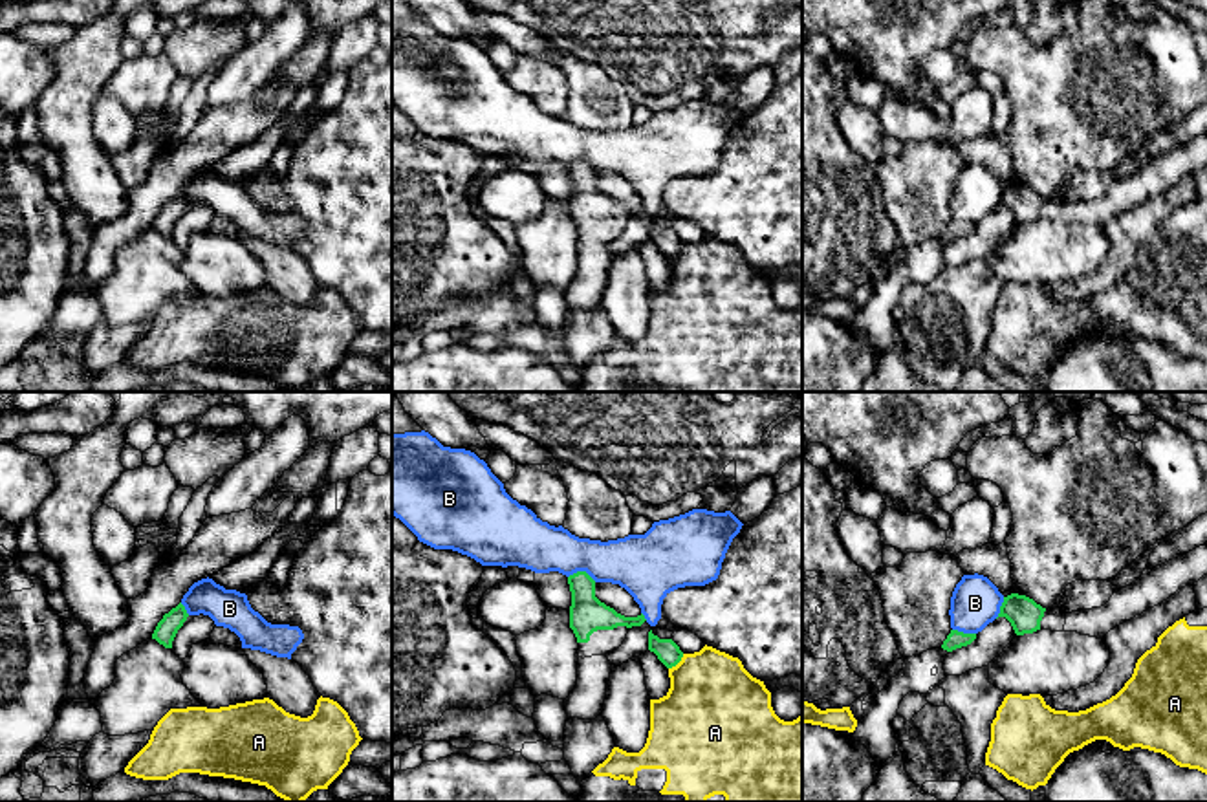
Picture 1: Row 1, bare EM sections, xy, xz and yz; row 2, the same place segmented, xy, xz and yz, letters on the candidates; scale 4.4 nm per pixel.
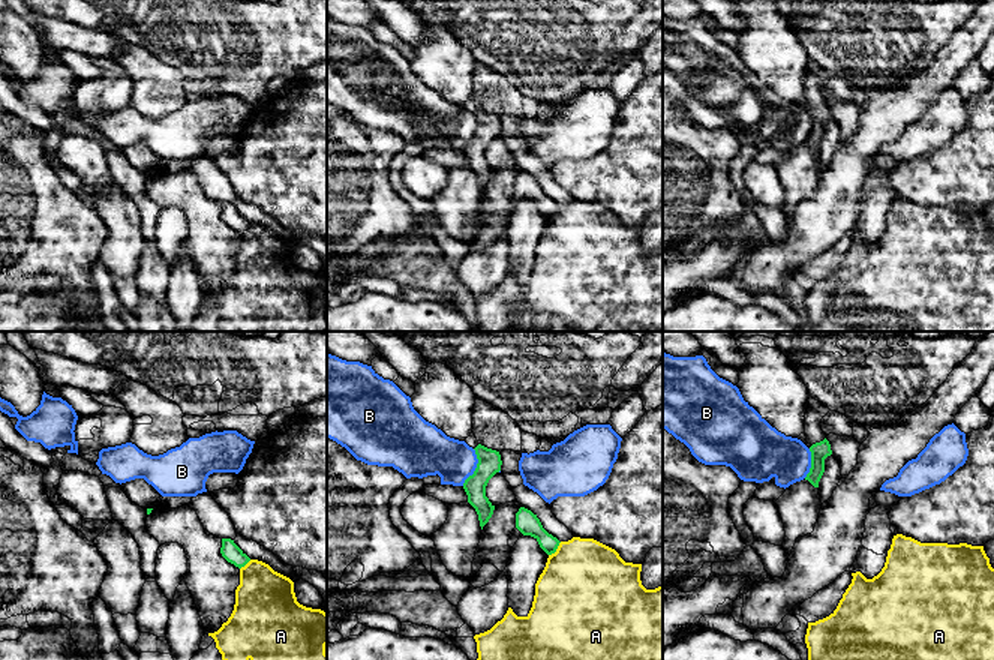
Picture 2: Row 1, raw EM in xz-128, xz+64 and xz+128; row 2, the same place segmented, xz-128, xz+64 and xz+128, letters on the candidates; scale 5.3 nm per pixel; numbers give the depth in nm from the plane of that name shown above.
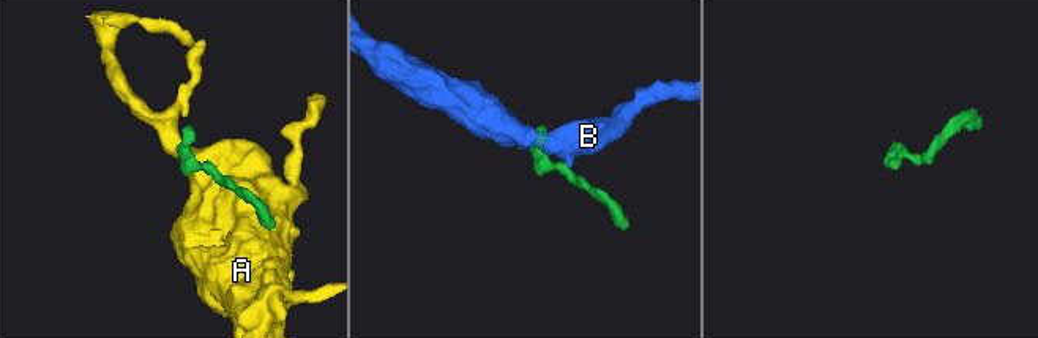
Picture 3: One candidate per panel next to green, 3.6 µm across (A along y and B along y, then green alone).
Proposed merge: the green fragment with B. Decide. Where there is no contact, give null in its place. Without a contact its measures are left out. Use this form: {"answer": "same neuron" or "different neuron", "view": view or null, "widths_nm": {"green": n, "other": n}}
{"answer": "different neuron", "view": "xz", "widths_nm": {"green": 160, "other": 260}}

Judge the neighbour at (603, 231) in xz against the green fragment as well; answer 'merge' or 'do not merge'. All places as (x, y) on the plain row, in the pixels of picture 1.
merge

